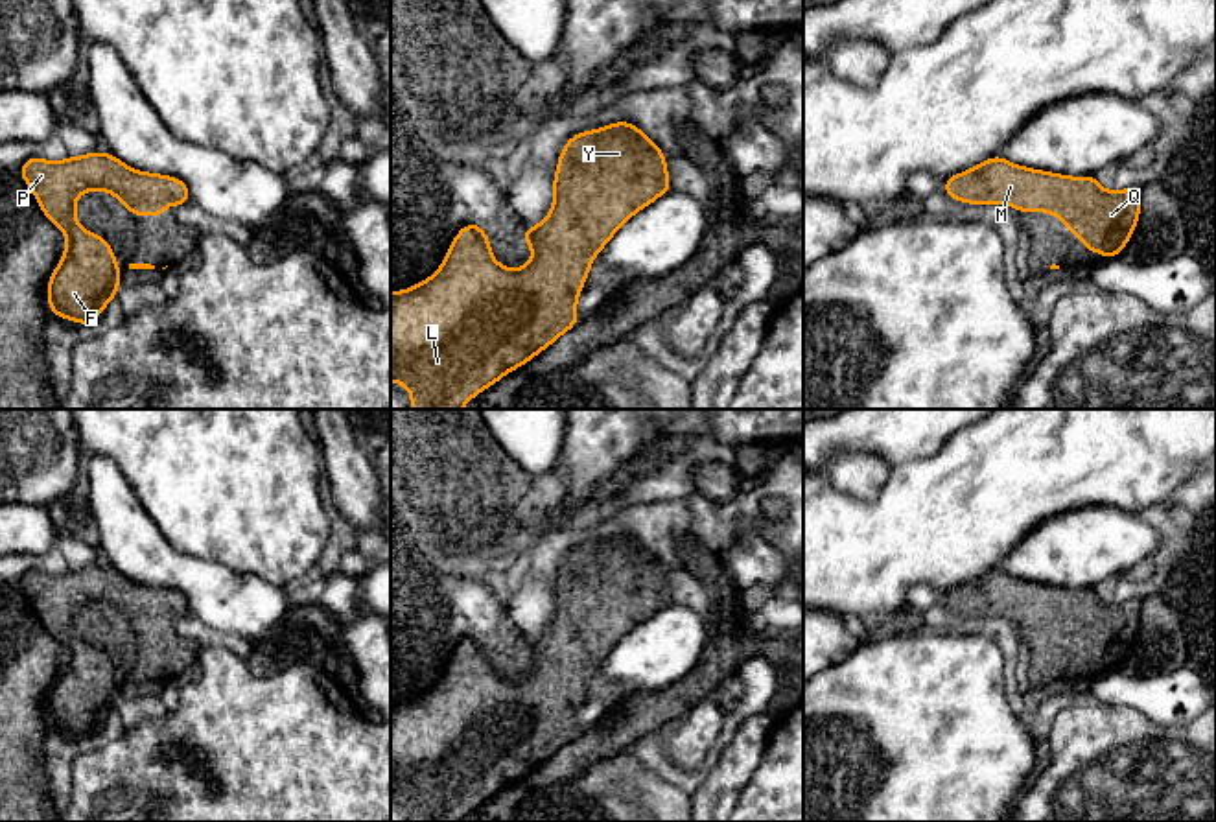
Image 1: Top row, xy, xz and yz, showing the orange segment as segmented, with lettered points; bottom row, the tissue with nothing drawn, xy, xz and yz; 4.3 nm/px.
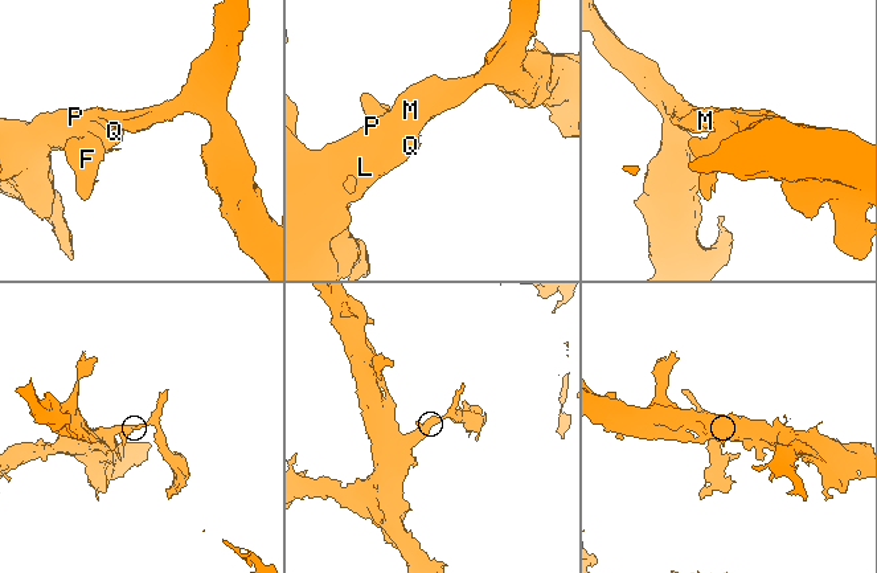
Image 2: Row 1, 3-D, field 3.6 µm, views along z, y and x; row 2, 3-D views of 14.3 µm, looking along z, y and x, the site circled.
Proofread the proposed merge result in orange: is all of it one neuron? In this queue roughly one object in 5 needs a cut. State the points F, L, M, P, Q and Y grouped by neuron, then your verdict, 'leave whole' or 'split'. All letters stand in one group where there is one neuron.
F L M P Q Y; leave whole

